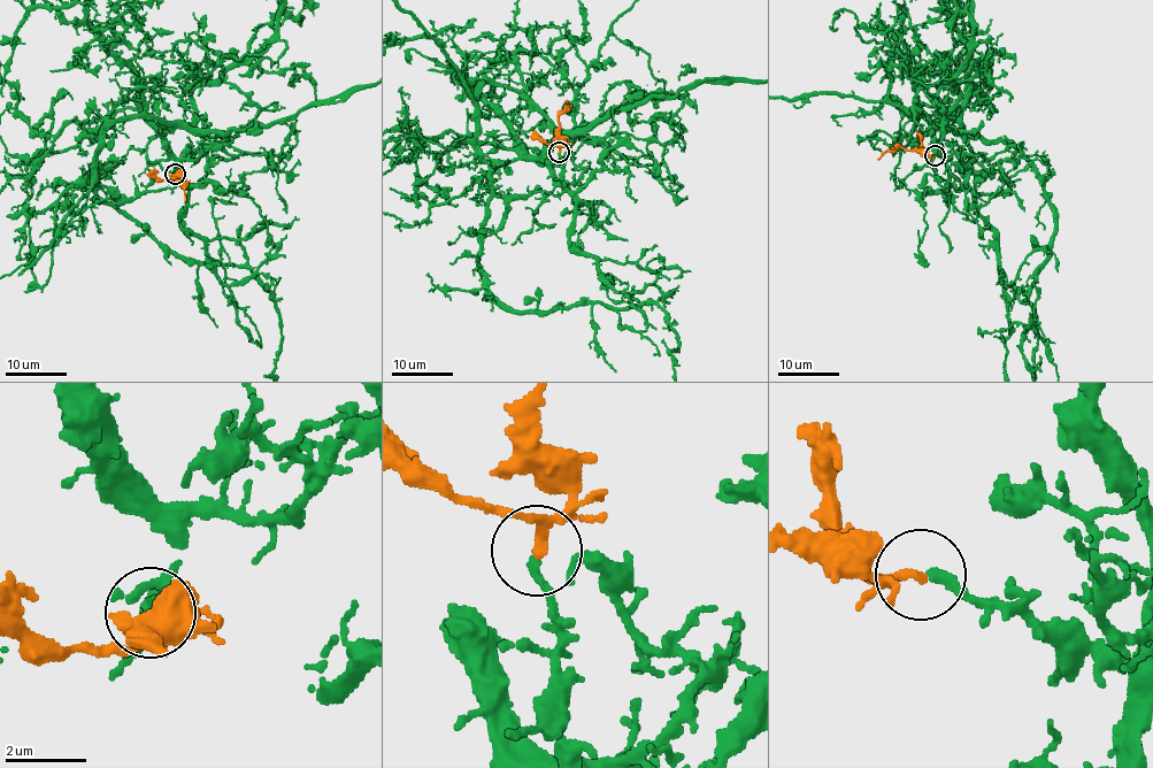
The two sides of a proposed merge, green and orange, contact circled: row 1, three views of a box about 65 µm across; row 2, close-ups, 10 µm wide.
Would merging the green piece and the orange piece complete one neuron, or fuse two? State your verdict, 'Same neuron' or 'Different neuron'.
Same neuron

